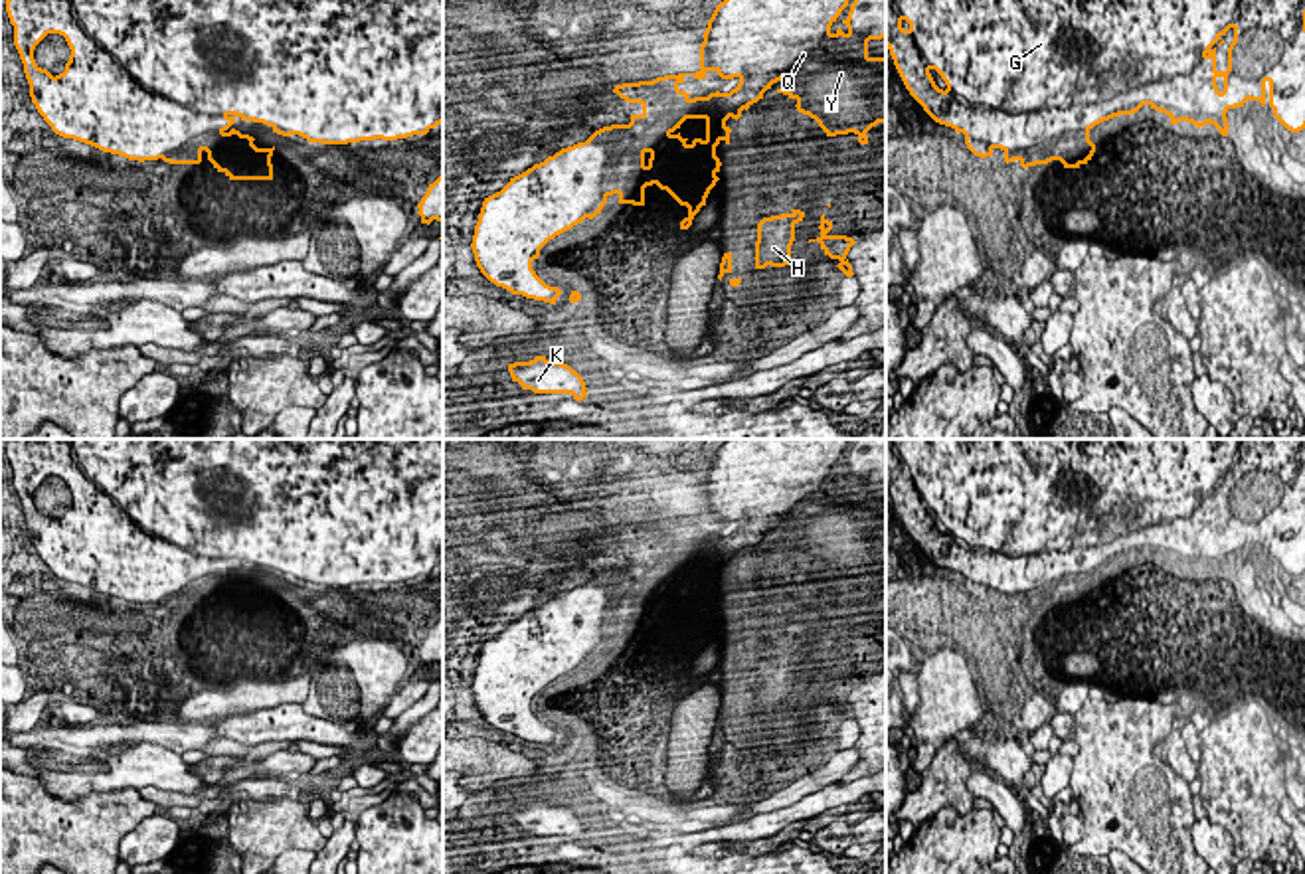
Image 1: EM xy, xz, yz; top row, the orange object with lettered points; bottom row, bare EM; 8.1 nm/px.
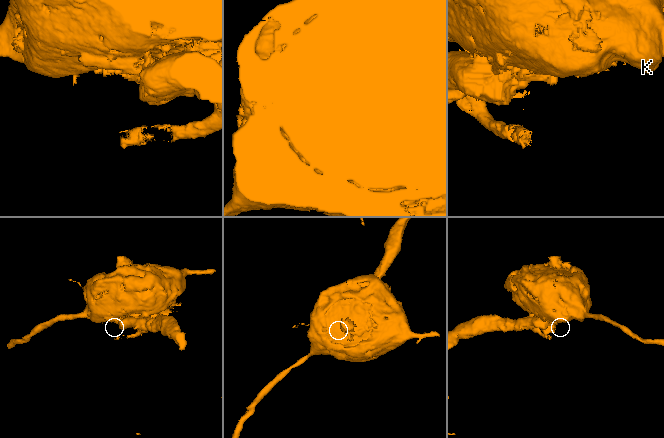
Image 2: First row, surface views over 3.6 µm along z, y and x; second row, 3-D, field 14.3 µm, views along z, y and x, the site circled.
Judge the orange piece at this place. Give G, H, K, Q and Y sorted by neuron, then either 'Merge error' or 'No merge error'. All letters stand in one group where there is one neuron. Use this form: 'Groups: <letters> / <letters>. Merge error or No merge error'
Groups: G H K Y / Q. Merge error

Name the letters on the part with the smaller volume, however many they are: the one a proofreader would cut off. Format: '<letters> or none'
Q

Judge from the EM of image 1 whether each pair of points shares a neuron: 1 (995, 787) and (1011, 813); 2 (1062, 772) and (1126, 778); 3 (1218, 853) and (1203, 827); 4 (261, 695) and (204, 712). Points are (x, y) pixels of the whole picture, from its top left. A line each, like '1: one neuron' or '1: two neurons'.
1: one neuron
2: two neurons
3: one neuron
4: one neuron

